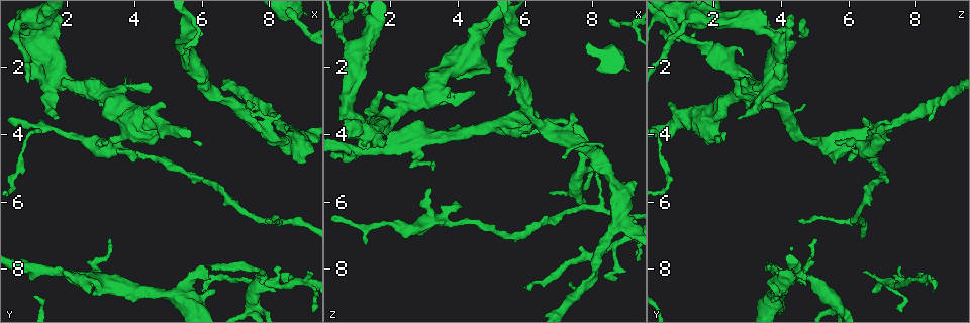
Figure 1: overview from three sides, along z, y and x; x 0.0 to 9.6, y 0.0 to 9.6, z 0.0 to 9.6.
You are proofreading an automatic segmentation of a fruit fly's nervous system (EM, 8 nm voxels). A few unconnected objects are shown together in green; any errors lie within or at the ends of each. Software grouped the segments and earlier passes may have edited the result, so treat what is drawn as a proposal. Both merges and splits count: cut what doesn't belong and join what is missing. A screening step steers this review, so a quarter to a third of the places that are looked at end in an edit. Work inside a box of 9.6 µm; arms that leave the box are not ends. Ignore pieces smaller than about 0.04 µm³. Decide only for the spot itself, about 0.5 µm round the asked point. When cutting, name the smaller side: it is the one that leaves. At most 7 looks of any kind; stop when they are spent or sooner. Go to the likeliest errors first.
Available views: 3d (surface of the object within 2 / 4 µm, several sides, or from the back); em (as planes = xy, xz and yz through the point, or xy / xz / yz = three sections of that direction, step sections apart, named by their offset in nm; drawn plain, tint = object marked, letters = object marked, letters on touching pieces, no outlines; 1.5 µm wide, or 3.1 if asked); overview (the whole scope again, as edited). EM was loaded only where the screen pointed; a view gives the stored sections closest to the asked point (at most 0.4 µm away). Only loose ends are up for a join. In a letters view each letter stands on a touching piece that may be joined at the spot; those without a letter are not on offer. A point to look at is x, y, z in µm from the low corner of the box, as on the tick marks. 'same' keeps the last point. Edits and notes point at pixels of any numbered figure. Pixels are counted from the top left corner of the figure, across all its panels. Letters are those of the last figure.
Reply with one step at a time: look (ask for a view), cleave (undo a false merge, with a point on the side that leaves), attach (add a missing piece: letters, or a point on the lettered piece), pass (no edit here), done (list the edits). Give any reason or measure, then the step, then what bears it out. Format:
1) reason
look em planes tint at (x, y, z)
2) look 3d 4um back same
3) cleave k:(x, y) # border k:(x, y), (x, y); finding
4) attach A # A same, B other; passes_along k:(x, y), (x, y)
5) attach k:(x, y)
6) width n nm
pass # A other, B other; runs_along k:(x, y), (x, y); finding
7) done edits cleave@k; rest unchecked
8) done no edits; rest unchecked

thin end
look em yz step 4 letters at (6.05, 8.70, 8.50)

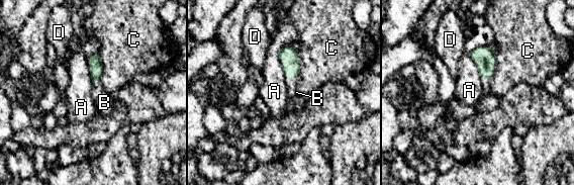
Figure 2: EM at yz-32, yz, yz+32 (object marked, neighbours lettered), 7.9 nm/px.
longest_contact C 240 nm
attach B # A other, B same, C other, D other; passes_along 2:(95, 63), (95, 80), (104, 102); it goes on there

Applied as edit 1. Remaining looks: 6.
free end
look em planes letters at (4.55, 2.60, 2.80)

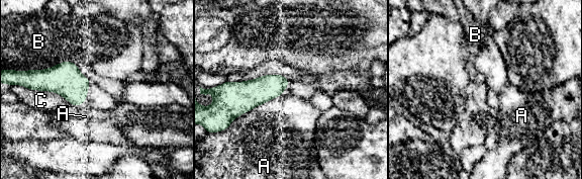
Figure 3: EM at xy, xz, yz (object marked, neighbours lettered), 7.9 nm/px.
pass # A other, B other, C other; border 3:(280, 95), (237, 115), (229, 124); no lettered piece goes on from it

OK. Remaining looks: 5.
free end
look em xy step 8 letters at (7.10, 3.10, 4.75)

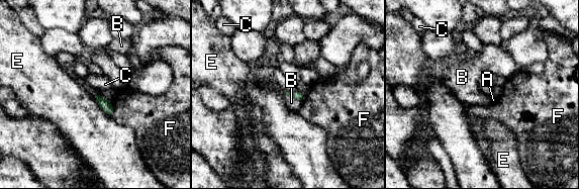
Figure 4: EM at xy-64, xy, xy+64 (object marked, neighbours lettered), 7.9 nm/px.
pass # A other, B other, C other, E other, F other; border 4:(284, 91), (301, 103); no lettered piece goes on from it

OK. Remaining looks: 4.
done edits attach@2; rest unchecked

